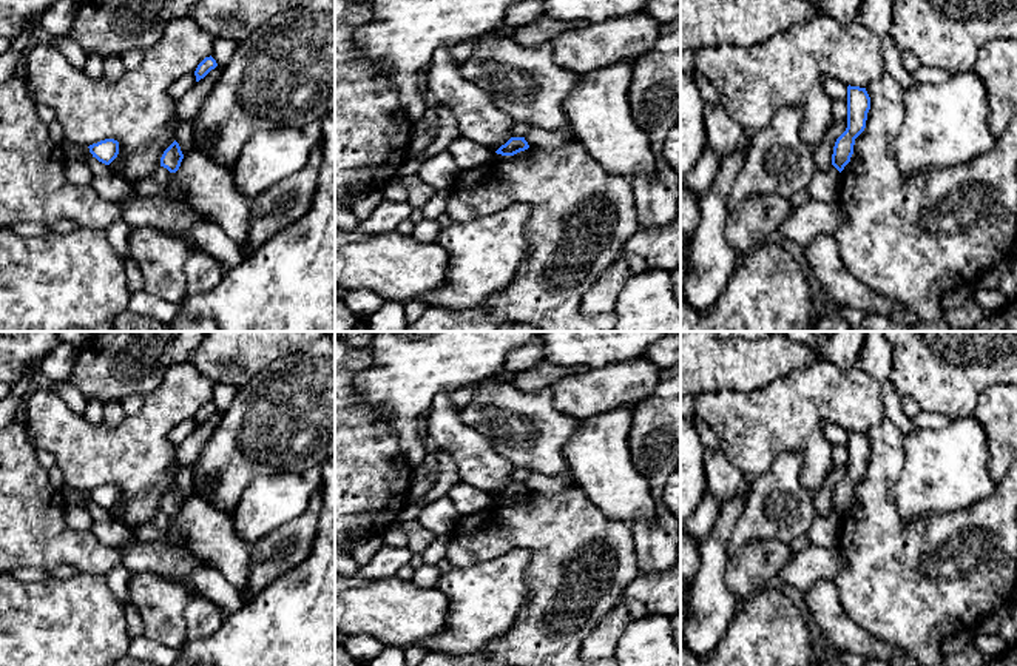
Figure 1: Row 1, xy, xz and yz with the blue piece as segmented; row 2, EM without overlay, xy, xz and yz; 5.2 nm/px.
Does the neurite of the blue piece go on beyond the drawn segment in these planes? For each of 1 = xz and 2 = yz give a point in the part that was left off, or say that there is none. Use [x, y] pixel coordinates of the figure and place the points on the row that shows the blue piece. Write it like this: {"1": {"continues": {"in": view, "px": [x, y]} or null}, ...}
{"1": {"continues": null}, "2": {"continues": null}}

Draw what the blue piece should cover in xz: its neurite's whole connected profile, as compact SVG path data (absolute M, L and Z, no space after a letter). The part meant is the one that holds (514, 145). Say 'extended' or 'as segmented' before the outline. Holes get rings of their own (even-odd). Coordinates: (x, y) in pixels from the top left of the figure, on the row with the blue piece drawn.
as segmented; M511 137L505 145L502 145L495 153L502 156L514 156L520 151L528 150L529 145L525 137Z

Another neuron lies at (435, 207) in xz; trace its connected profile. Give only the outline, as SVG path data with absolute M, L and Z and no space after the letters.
M449 188L437 191L435 196L421 208L421 214L427 220L437 220L444 211L449 197Z

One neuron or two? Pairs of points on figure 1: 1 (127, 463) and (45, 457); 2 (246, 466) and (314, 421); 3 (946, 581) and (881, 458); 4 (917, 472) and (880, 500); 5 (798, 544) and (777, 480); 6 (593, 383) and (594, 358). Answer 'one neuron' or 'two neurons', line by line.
1: two neurons
2: one neuron
3: one neuron
4: two neurons
5: two neurons
6: two neurons

